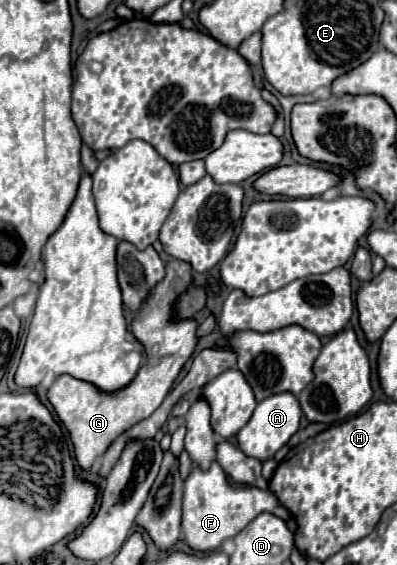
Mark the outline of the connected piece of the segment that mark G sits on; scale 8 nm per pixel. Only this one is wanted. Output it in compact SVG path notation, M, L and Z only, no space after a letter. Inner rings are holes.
M180 260L168 262L164 280L152 290L150 298L142 304L140 314L134 318L132 332L146 346L148 358L146 358L146 364L136 374L136 378L132 380L132 384L128 384L120 392L104 394L96 390L92 384L74 380L72 376L64 374L64 376L58 376L56 382L50 386L46 396L56 410L56 416L60 418L60 422L66 426L70 434L74 456L82 470L90 470L94 460L100 458L122 432L126 432L140 420L148 418L164 402L182 366L194 354L194 348L198 342L196 322L194 320L186 320L186 322L172 320L174 300L180 292L186 290L190 280L192 280L190 264L180 262Z

